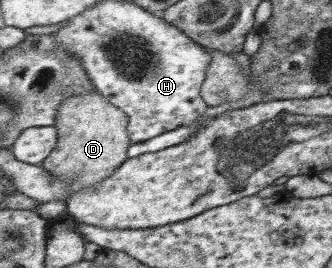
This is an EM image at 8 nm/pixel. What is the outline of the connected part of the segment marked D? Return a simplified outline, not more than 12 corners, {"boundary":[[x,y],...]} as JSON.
{"boundary":[[94,92],[59,108],[39,165],[71,192],[129,158],[126,113]]}

